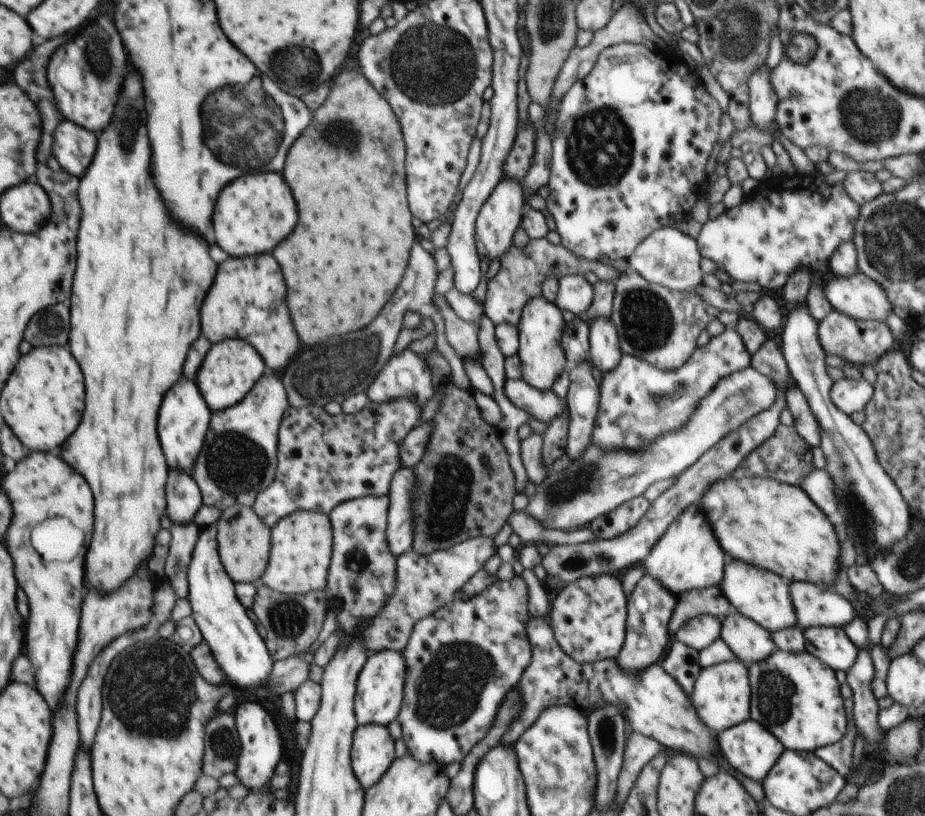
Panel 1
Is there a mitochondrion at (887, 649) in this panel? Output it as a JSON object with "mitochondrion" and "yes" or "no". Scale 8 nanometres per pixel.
{"mitochondrion":"no"}

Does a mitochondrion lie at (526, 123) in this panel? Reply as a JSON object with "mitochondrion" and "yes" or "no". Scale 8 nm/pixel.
{"mitochondrion":"no"}

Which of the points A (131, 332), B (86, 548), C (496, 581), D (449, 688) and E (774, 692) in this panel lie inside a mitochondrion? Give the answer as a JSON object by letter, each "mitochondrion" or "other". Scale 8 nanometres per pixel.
{"A":"other","B":"other","C":"other","D":"mitochondrion","E":"mitochondrion"}

